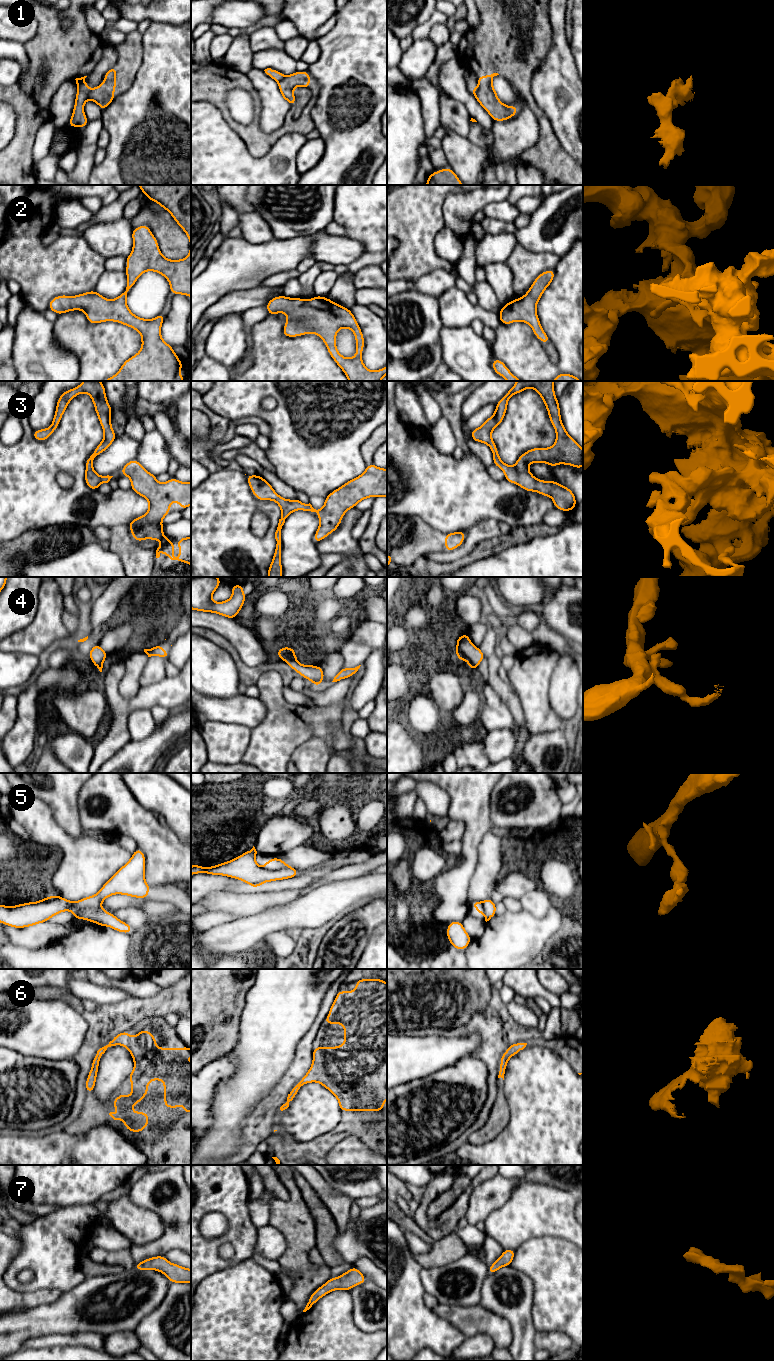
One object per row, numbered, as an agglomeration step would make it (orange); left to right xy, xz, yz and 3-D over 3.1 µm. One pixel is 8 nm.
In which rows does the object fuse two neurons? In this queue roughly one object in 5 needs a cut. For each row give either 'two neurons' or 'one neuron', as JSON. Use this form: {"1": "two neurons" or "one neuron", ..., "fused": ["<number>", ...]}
{"1": "two neurons", "2": "one neuron", "3": "one neuron", "4": "one neuron", "5": "two neurons", "6": "one neuron", "7": "one neuron", "fused": ["1", "5"]}

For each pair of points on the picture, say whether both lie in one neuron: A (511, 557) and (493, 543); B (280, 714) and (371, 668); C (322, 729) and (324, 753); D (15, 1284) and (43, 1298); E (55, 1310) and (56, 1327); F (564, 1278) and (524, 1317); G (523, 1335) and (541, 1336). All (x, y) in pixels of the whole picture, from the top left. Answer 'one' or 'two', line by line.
A: two
B: one
C: two
D: two
E: one
F: two
G: two

